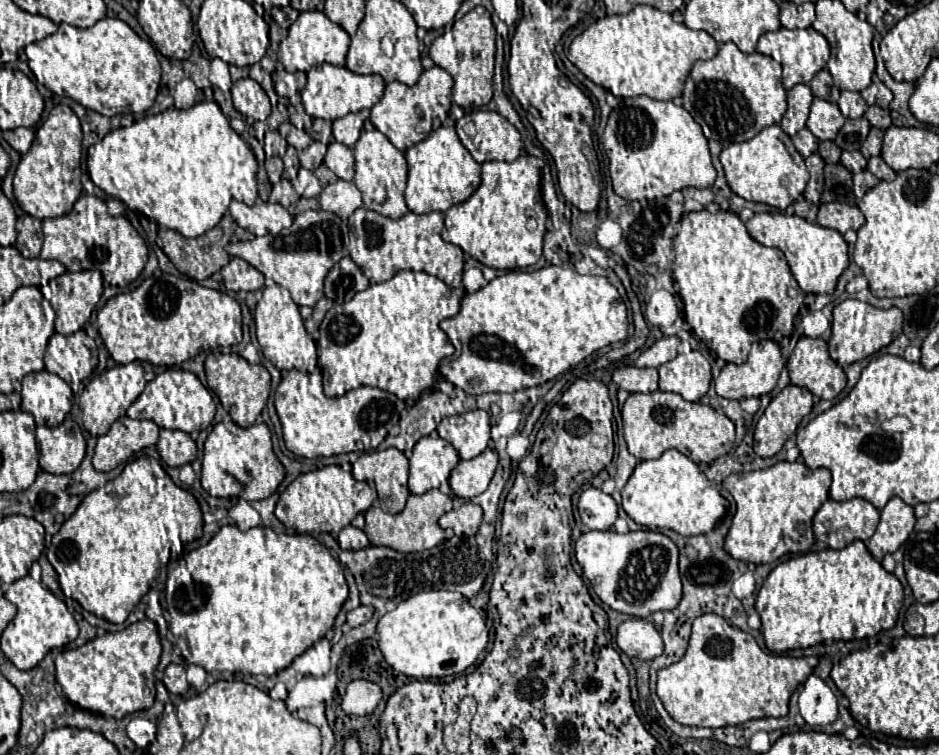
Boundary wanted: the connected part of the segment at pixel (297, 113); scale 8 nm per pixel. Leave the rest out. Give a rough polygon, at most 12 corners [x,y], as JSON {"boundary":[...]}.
{"boundary":[[302,103],[288,106],[289,120],[298,129],[310,130],[313,119]]}

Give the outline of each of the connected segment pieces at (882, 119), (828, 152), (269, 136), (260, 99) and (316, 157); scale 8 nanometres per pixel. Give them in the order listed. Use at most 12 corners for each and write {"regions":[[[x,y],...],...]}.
{"regions":[[[869,106],[865,118],[873,128],[891,126],[890,110]],[[821,142],[819,154],[827,164],[839,162],[841,148]],[[276,131],[264,138],[267,158],[283,157],[288,144]],[[251,78],[233,82],[235,110],[245,118],[271,114],[267,94]],[[313,142],[299,152],[299,162],[307,170],[323,162],[327,146]]]}

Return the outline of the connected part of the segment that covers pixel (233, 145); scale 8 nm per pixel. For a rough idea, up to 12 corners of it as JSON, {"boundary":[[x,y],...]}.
{"boundary":[[217,102],[169,108],[89,148],[93,184],[185,238],[258,162]]}

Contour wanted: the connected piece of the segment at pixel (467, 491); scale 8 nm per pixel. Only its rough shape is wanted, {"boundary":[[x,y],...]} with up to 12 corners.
{"boundary":[[491,448],[461,460],[449,476],[451,490],[465,500],[487,490],[497,468]]}

